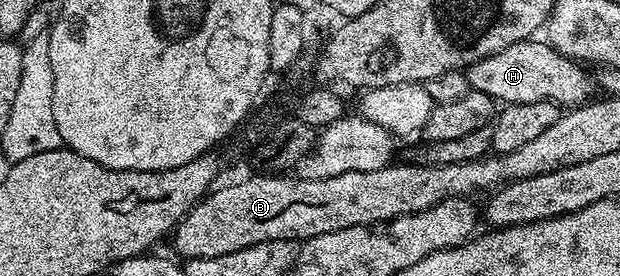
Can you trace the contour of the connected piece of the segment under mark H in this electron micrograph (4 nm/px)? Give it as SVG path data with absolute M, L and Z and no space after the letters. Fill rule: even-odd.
M528 39L518 41L501 51L497 51L488 57L477 59L467 69L467 84L477 93L489 95L496 102L509 105L520 105L521 103L535 103L537 101L551 101L560 107L574 107L592 100L593 77L582 69L576 58L560 51L556 46L548 45L543 39Z

